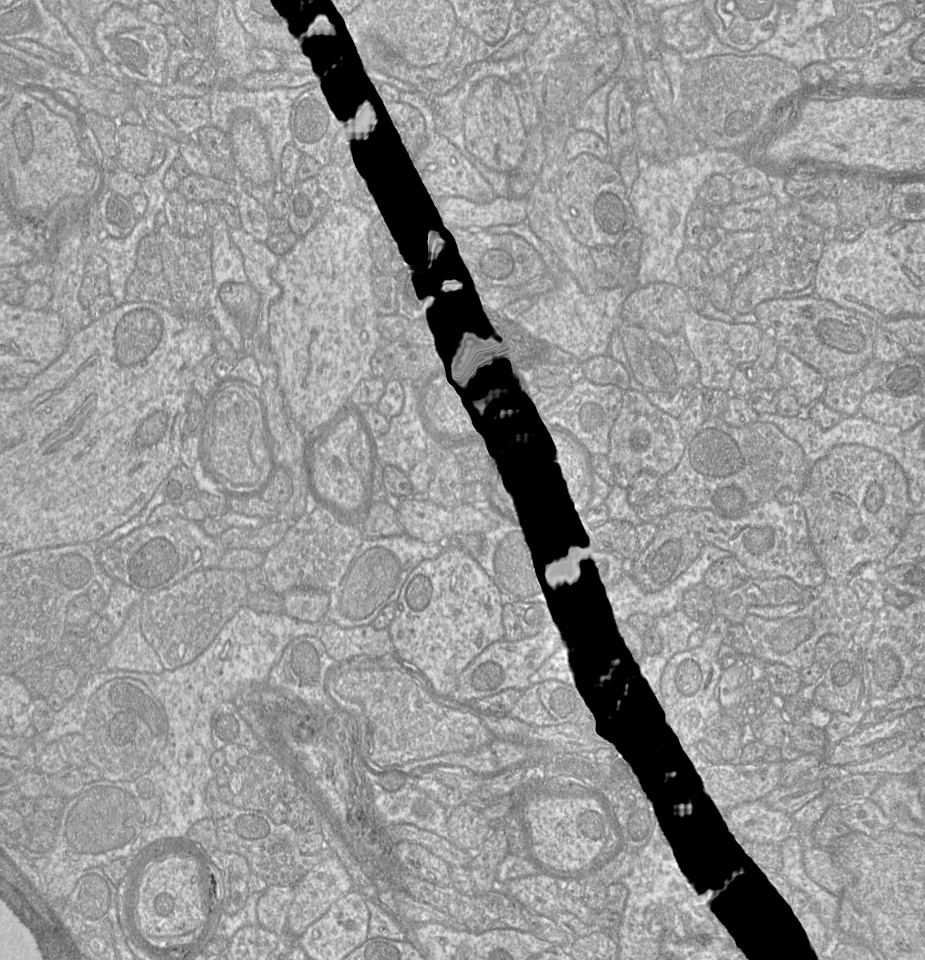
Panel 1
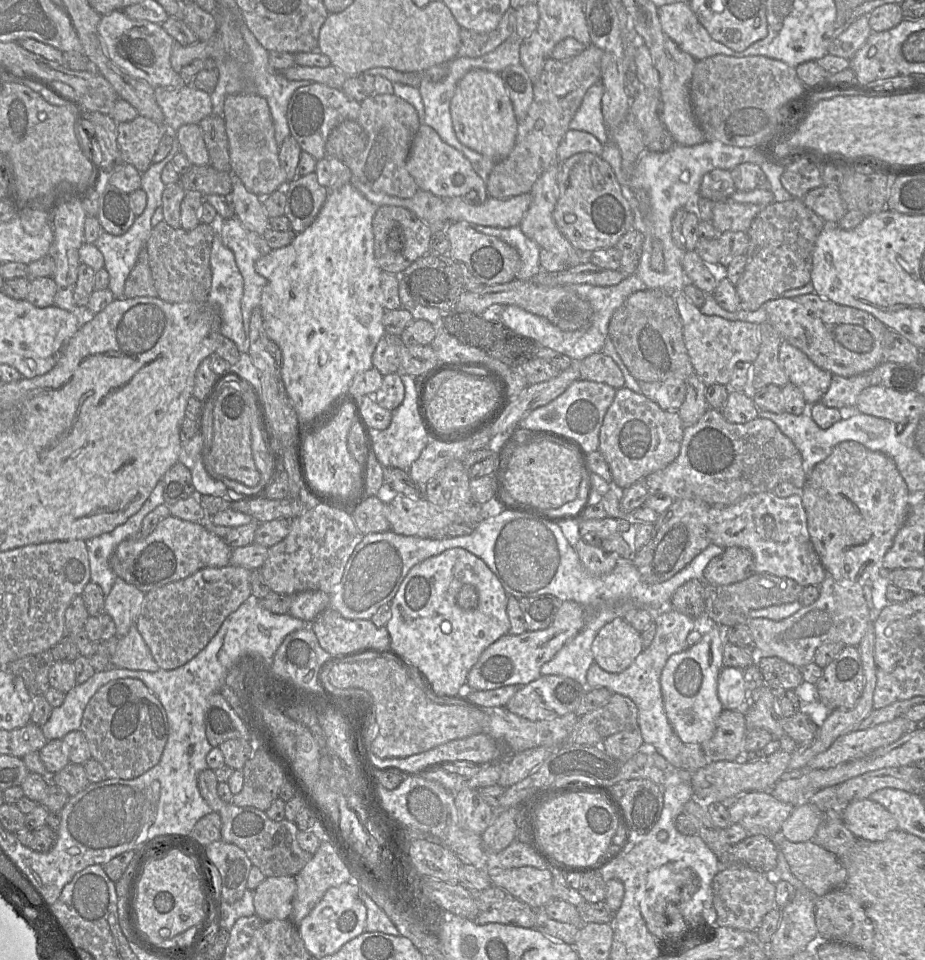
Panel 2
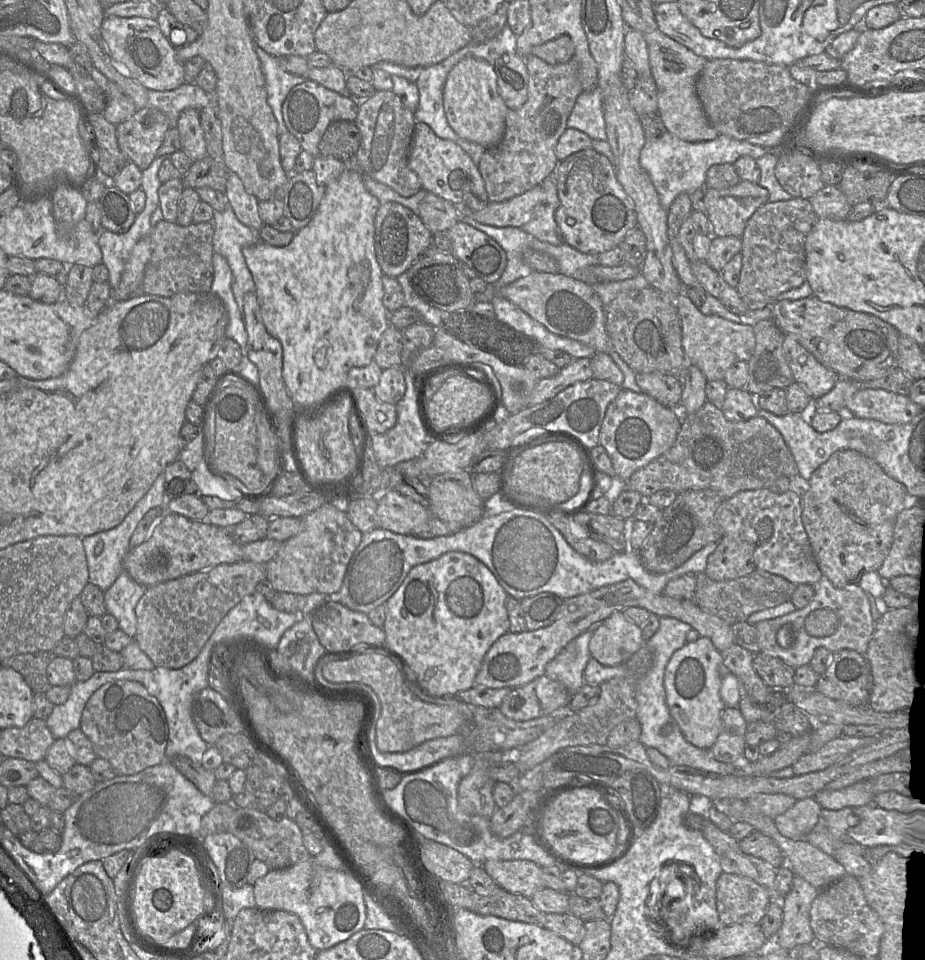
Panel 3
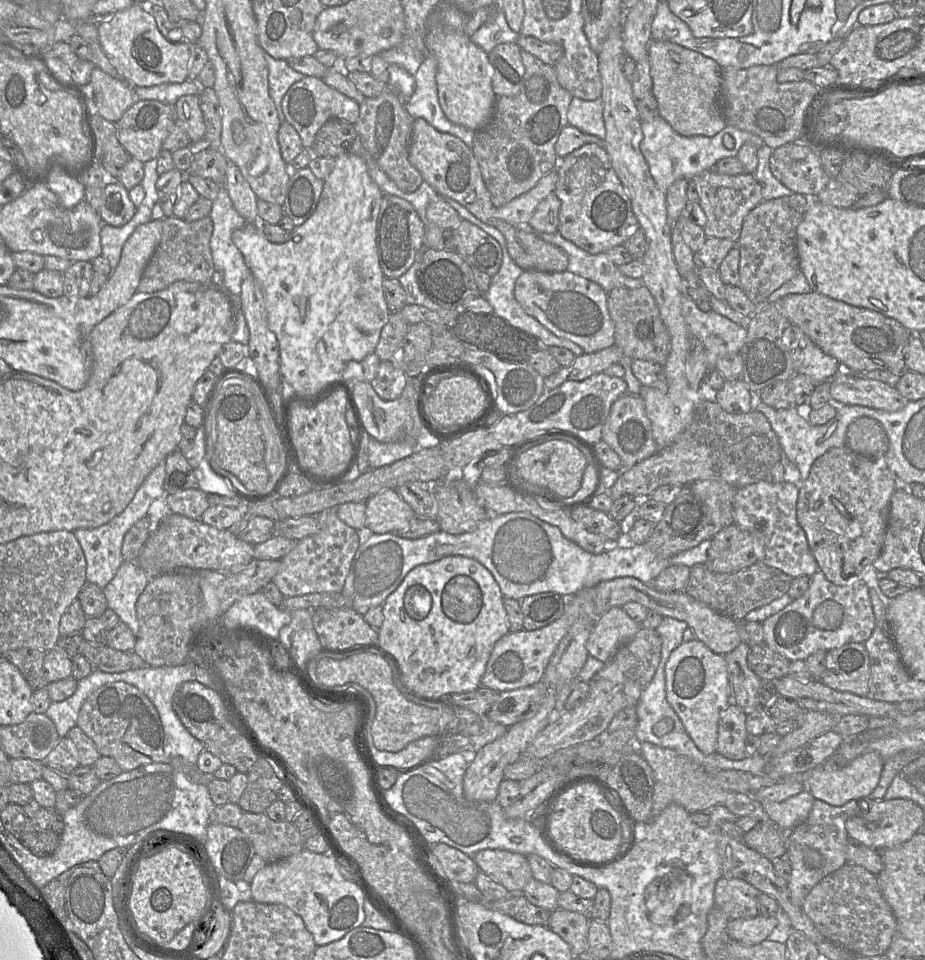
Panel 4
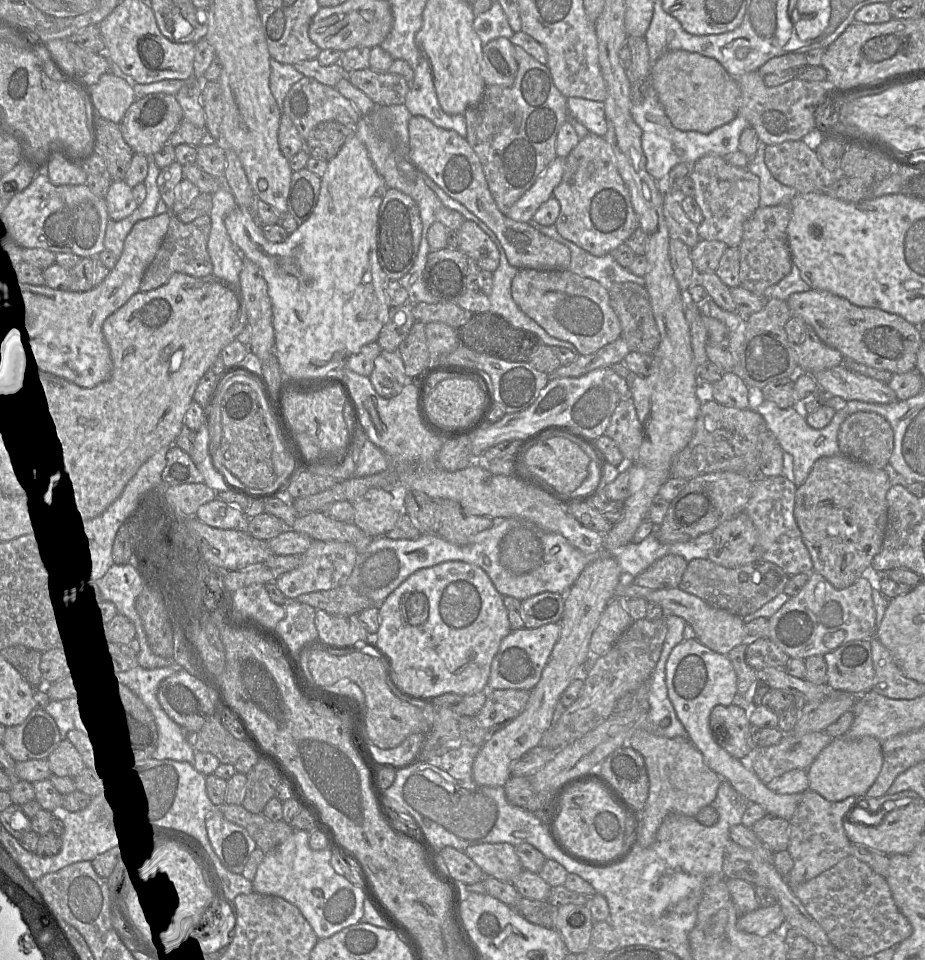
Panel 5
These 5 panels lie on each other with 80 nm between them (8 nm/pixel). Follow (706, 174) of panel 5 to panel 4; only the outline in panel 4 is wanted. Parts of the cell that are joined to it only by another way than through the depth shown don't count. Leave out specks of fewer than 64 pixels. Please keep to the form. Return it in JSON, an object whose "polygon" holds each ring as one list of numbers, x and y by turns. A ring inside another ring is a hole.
{"polygon":[[706,170,695,176,694,181,699,194,699,204,706,215,703,227,707,238,716,237,738,242,744,218,762,201,762,187,752,174,723,175]]}

